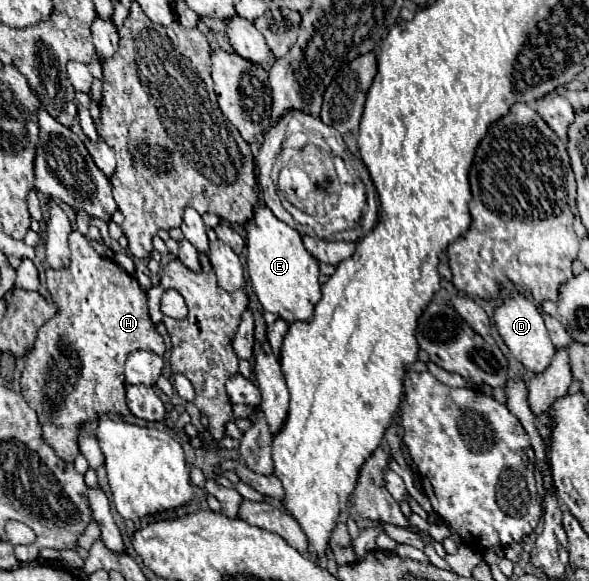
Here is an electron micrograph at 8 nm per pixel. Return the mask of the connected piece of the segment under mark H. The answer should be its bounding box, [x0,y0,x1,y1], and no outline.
[20,229,164,461]

